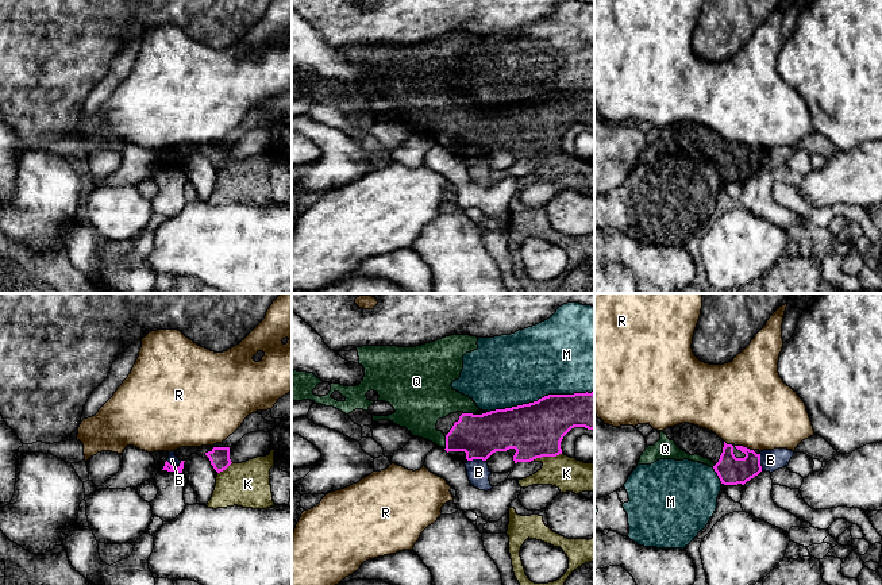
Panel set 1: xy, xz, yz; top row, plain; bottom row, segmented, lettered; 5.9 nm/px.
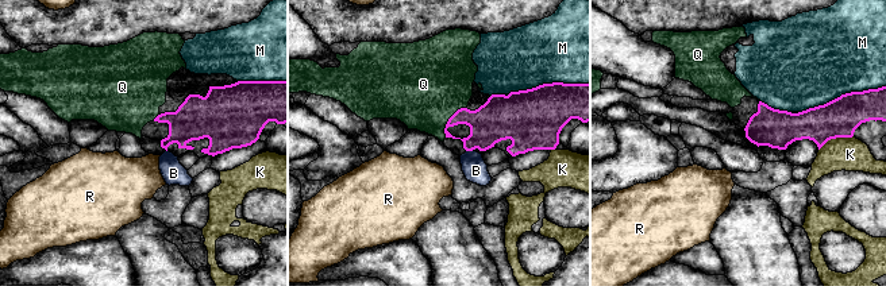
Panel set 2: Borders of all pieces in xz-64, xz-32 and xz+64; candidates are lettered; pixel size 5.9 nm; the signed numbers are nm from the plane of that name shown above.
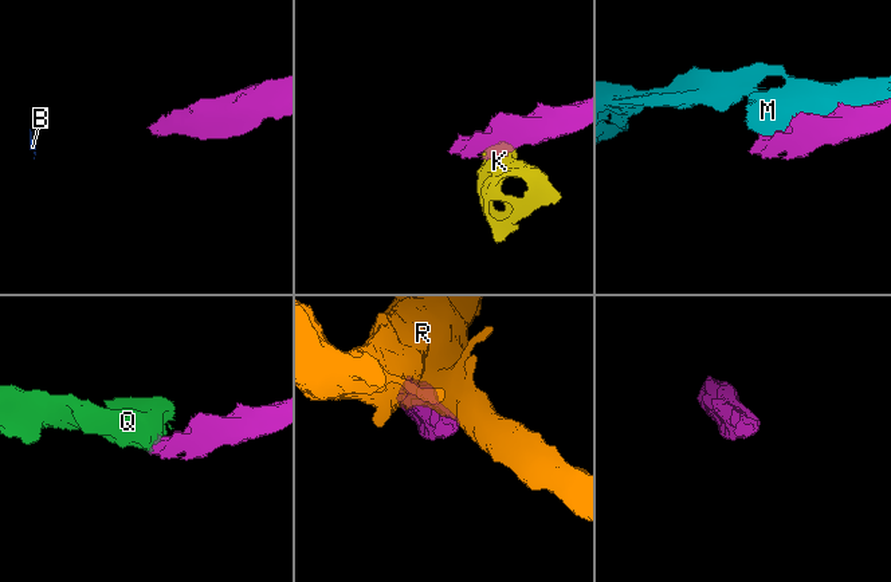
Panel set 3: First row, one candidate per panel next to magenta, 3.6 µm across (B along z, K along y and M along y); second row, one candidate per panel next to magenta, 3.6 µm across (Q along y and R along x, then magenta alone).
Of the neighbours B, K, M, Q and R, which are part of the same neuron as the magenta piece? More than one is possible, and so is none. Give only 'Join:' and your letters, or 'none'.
Join: Q

